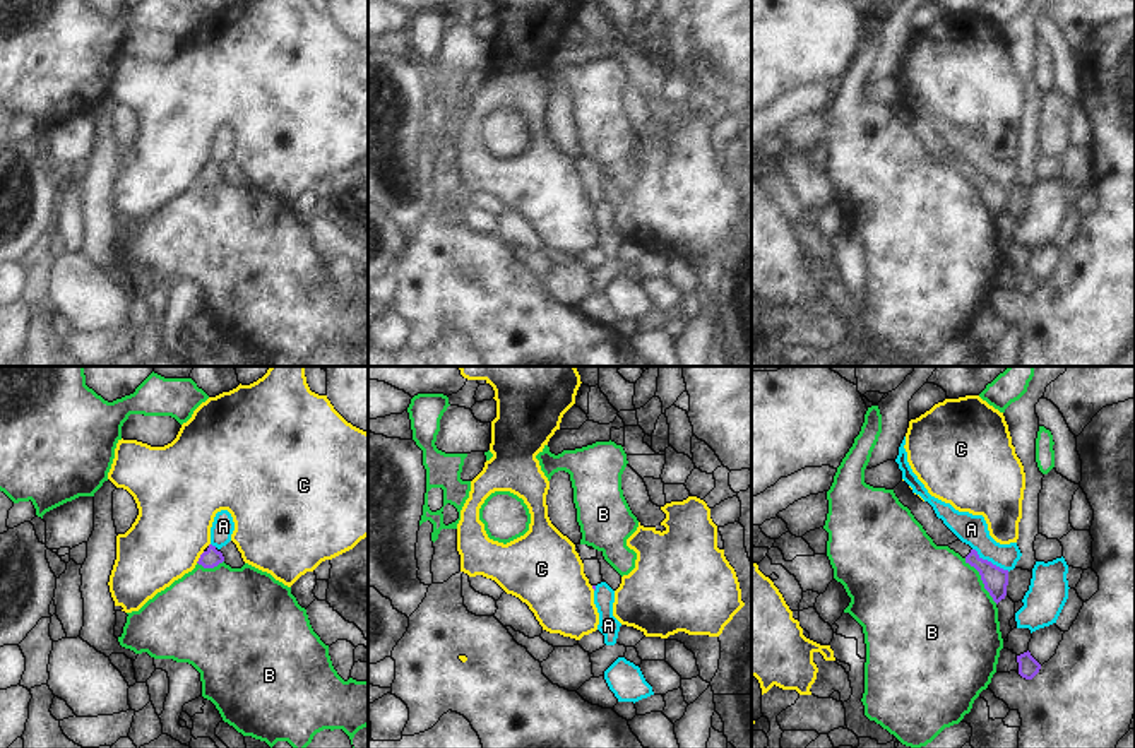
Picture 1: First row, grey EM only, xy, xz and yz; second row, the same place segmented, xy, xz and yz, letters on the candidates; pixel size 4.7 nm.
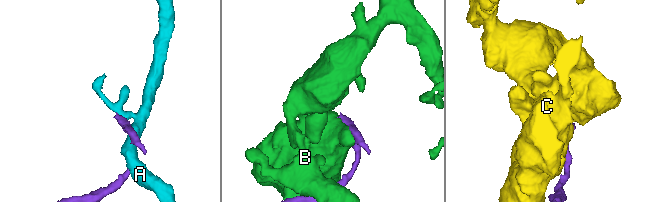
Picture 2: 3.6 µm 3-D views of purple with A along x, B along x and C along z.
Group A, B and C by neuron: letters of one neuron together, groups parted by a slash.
A / B / C

